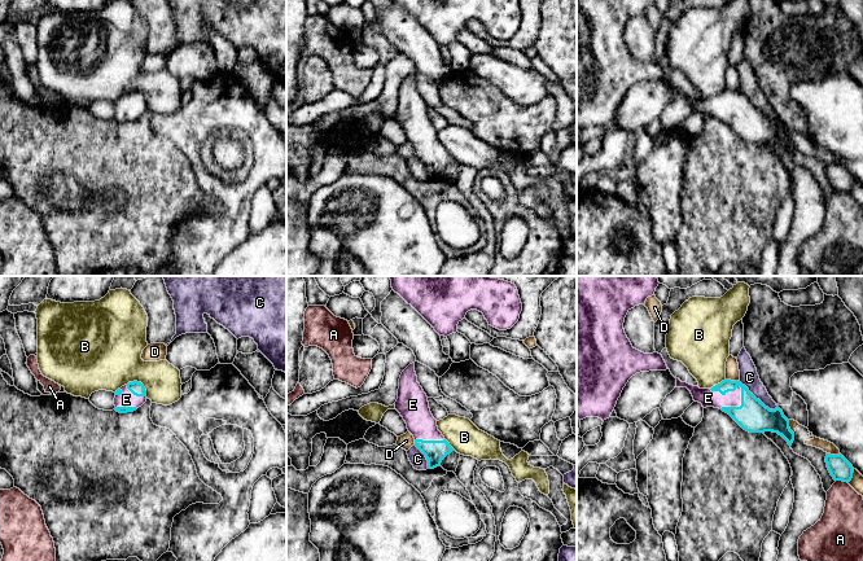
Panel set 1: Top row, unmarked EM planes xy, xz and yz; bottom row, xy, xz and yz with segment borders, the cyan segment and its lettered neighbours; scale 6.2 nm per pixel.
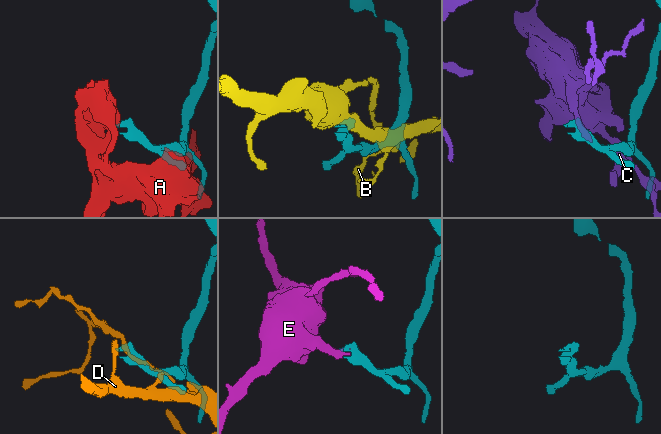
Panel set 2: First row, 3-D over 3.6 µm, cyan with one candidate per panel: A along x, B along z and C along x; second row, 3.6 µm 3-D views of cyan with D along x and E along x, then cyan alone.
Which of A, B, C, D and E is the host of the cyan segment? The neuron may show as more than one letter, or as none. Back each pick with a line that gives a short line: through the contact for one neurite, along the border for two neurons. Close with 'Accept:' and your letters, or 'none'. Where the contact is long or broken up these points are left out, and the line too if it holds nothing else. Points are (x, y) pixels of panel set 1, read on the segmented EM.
E: yz (753, 416), (734, 390), (728, 395), (708, 398)
Accept: E

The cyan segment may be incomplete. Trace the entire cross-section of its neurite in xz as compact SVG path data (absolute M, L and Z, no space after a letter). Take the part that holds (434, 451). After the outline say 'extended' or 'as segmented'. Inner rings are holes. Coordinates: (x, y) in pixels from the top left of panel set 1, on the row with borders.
M415 363L409 364L400 374L395 409L413 435L415 446L425 455L428 468L439 466L454 448L438 430L437 420L429 408L428 396L417 382Z | extended

